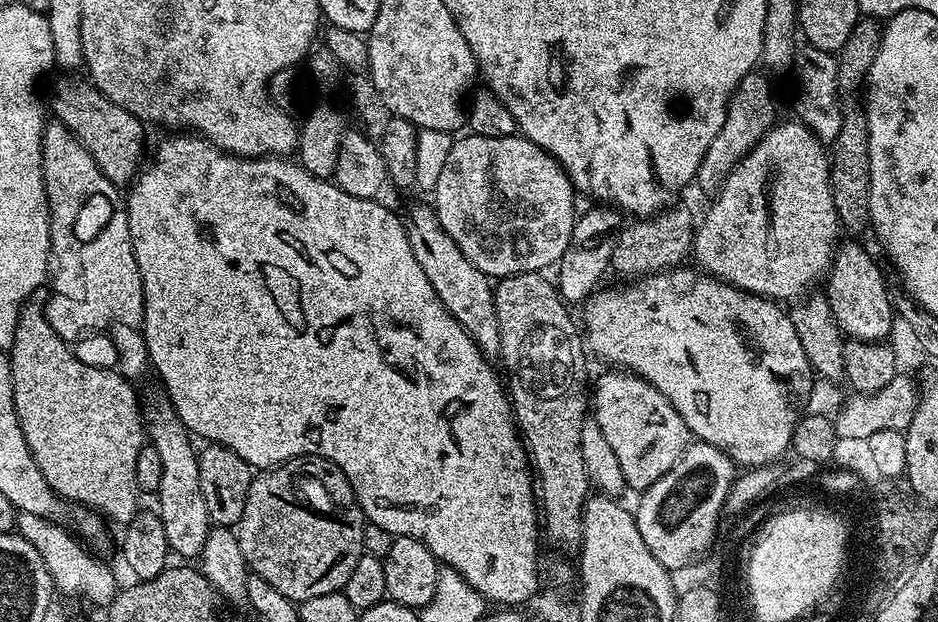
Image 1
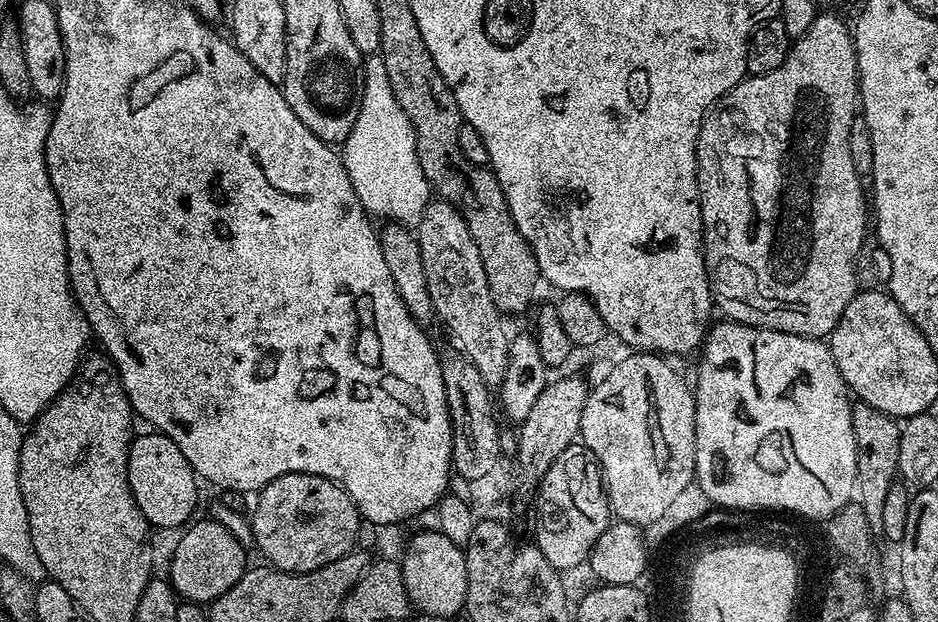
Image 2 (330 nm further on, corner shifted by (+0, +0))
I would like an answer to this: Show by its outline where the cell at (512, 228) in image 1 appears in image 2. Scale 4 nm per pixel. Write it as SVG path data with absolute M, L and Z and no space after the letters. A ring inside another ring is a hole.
M433 199L418 221L418 239L422 250L422 266L426 266L426 286L430 286L433 313L452 331L453 338L462 346L463 354L482 374L486 386L491 390L500 389L506 378L510 332L504 329L505 317L498 310L494 298L488 295L488 280L484 276L480 251L478 246L474 246L474 238L462 214L447 200Z

